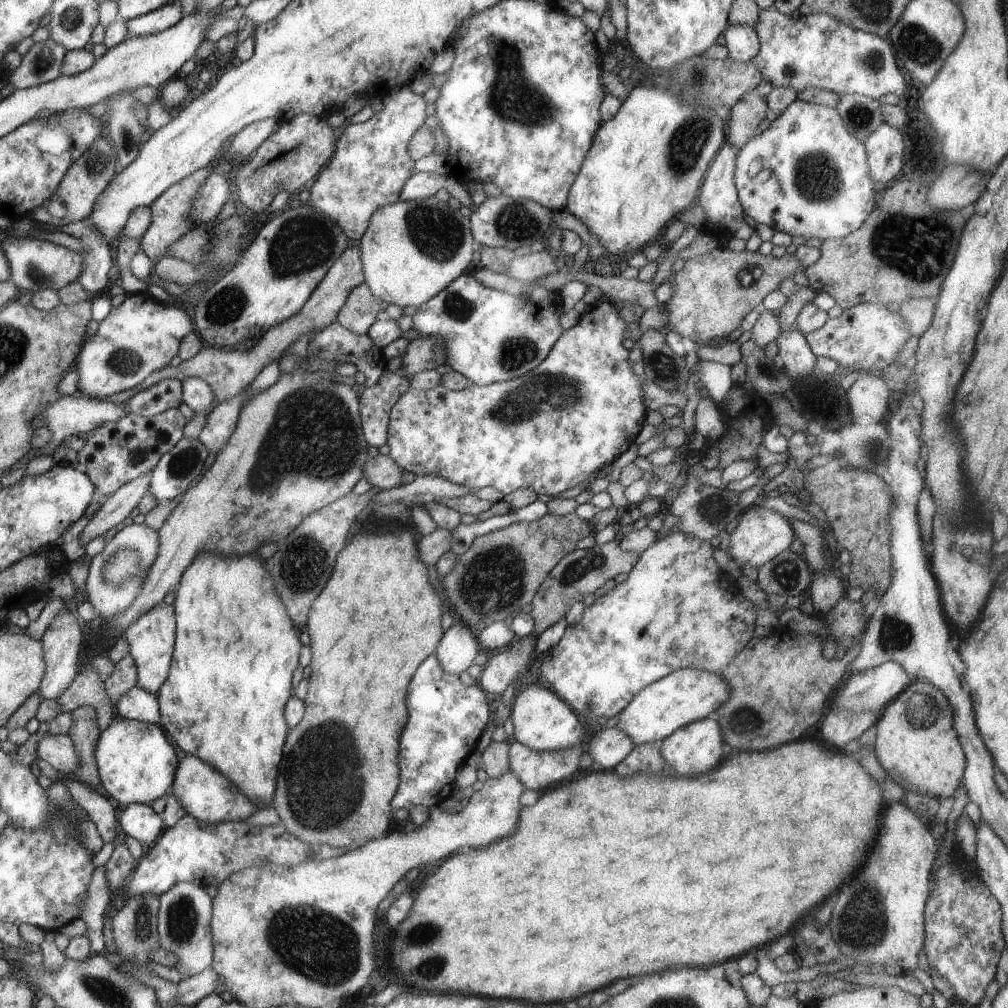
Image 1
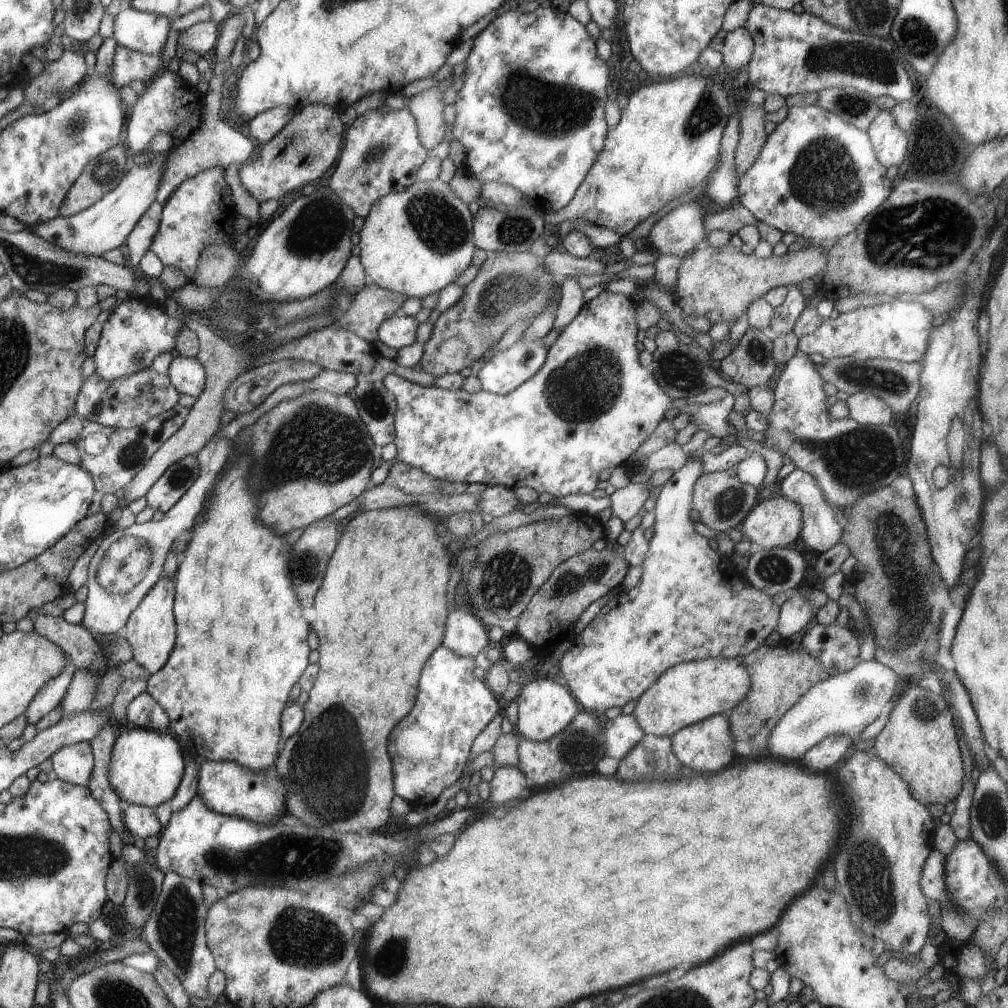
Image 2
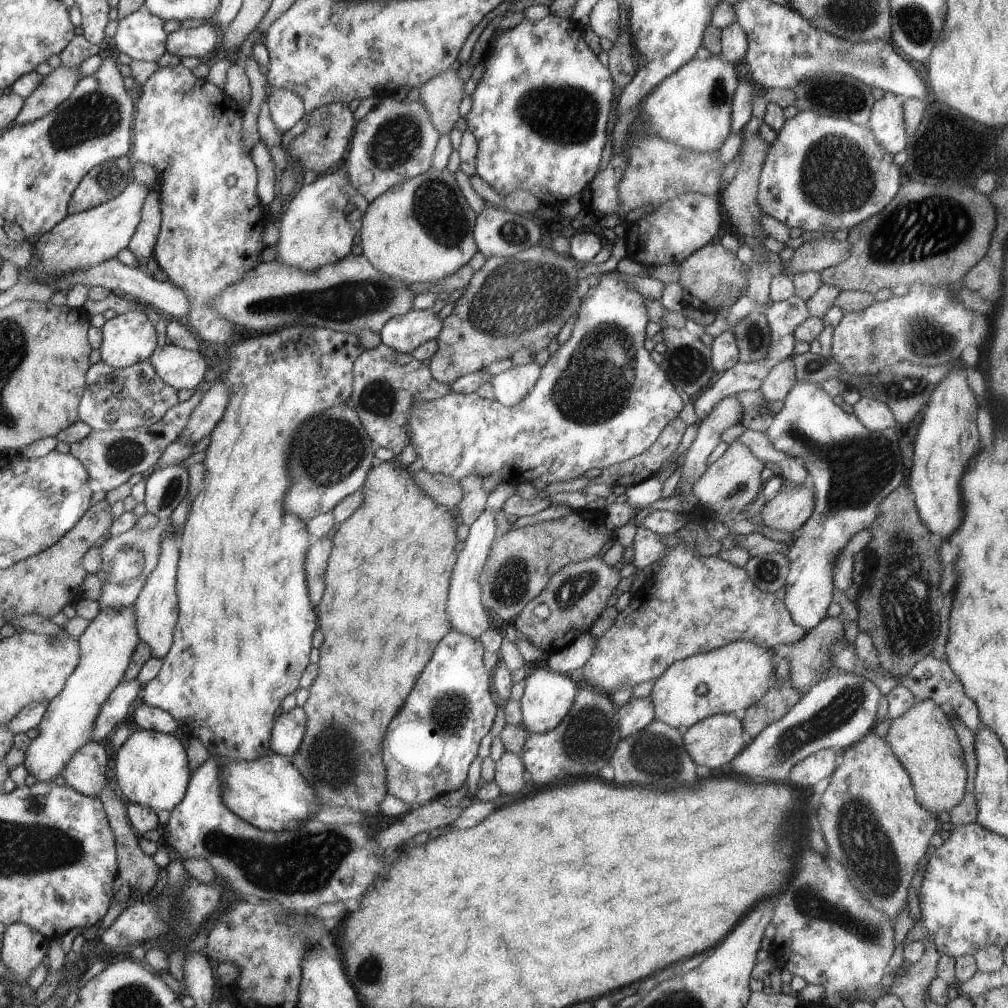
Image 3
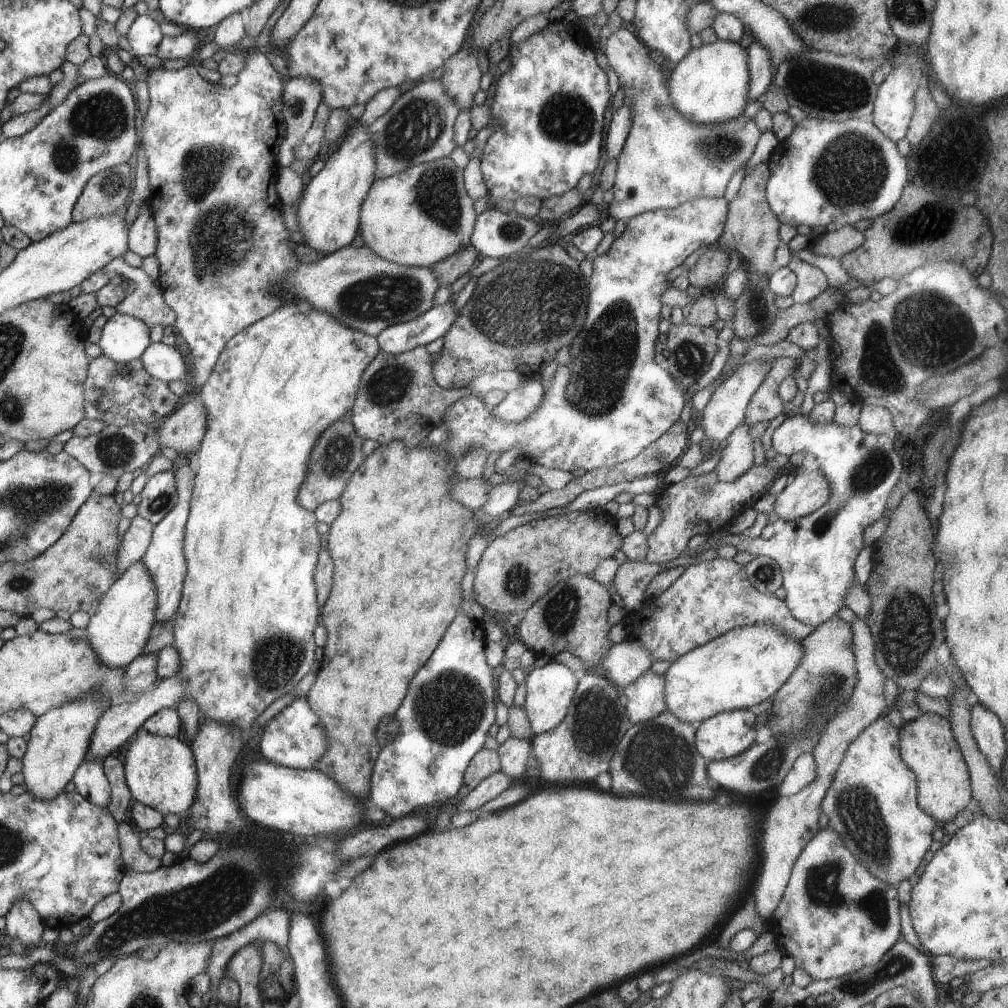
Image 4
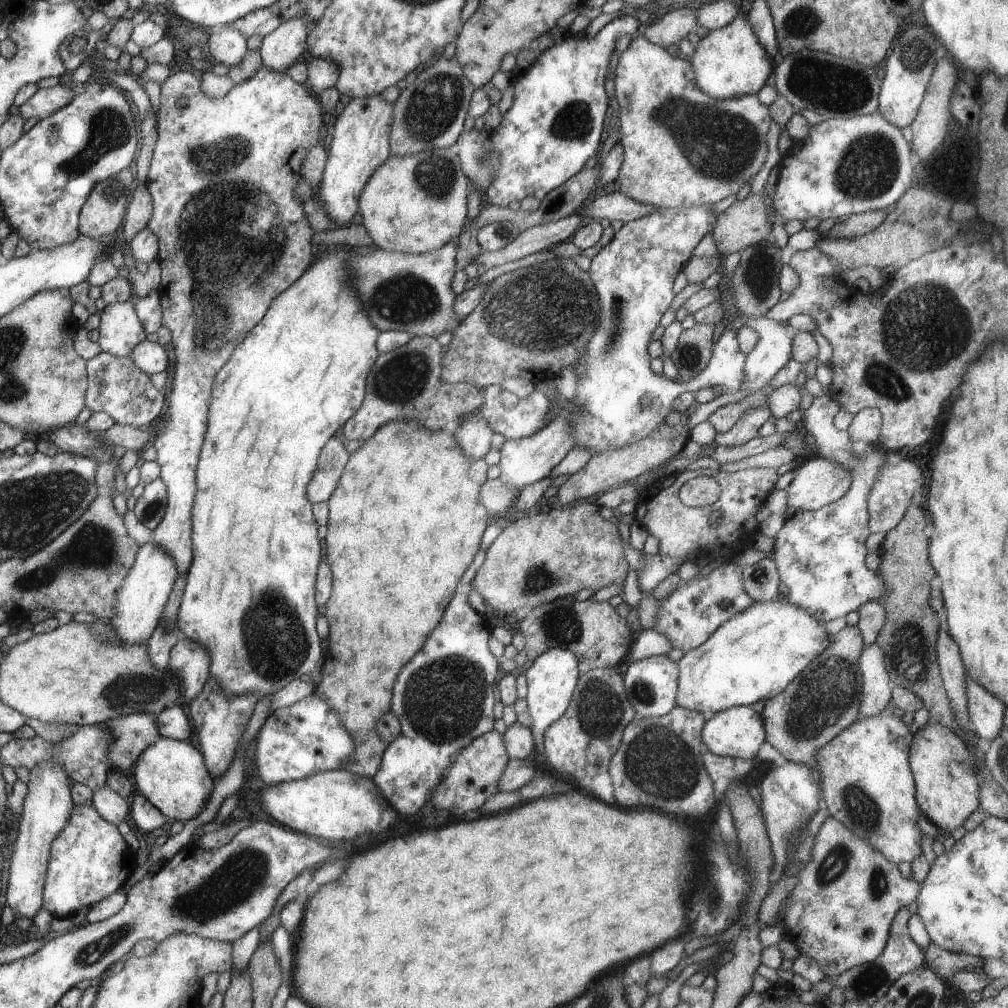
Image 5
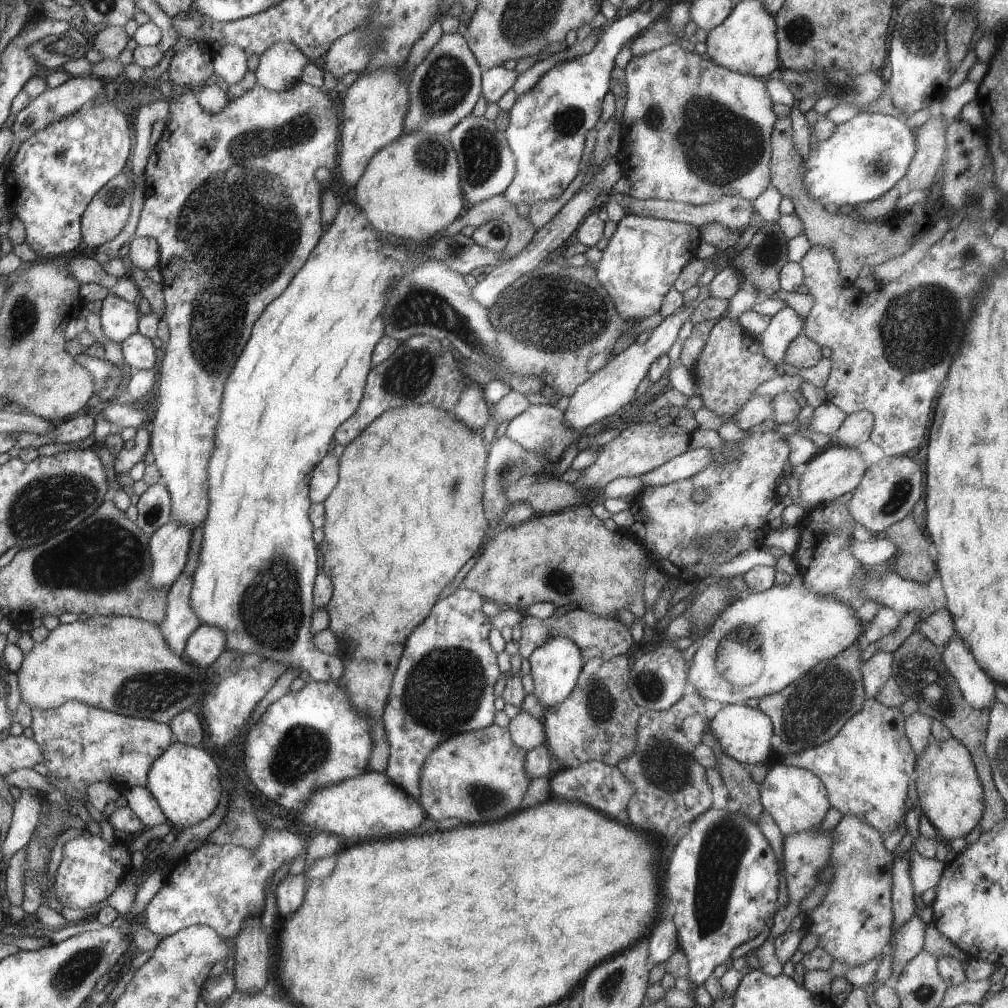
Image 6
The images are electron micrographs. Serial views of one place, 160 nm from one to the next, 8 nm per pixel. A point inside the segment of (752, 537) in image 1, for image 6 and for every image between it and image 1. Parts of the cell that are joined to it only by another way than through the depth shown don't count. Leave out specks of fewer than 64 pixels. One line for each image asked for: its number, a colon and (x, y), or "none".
2: (776, 522)
3: (788, 510)
4: (806, 492)
5: (819, 481)
6: (838, 469)

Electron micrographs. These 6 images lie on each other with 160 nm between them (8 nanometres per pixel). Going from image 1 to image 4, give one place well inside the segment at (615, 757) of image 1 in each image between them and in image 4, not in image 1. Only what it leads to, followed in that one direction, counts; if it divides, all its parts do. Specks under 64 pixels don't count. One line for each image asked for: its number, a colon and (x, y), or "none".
2: (621, 734)
3: (637, 713)
4: (644, 698)

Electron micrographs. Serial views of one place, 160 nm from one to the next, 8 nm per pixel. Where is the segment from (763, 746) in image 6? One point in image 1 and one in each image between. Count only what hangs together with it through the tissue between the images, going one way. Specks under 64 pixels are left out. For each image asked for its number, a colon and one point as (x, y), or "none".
1: (696, 748)
2: (707, 746)
3: (715, 741)
4: (725, 735)
5: (738, 732)

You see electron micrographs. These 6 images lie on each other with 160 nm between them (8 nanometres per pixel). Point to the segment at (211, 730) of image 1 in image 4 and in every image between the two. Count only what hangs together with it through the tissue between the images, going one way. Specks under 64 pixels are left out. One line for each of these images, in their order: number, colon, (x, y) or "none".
2: (241, 638)
3: (233, 661)
4: (244, 631)

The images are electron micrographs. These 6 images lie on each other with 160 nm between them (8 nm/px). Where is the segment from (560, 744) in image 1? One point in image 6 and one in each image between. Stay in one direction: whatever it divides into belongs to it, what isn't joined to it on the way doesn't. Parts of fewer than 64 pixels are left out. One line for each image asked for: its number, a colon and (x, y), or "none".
2: (545, 707)
3: (548, 698)
4: (551, 688)
5: (552, 678)
6: (555, 666)

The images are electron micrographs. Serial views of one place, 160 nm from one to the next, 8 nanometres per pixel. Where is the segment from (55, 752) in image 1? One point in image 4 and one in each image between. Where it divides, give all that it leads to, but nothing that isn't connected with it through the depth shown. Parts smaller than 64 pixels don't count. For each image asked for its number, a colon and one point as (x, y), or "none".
2: (74, 764)
3: (86, 771)
4: (90, 780)

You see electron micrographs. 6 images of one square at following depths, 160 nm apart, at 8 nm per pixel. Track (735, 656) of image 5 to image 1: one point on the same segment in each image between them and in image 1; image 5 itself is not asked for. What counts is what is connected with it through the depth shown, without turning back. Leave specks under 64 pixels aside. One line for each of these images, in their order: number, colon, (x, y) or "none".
1: (686, 696)
2: (689, 692)
3: (730, 679)
4: (746, 665)

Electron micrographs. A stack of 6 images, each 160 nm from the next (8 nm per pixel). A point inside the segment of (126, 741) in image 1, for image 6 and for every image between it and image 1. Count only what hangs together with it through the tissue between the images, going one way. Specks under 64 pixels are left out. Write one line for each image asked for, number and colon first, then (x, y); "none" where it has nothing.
2: (146, 768)
3: (152, 769)
4: (161, 773)
5: (170, 774)
6: (185, 780)

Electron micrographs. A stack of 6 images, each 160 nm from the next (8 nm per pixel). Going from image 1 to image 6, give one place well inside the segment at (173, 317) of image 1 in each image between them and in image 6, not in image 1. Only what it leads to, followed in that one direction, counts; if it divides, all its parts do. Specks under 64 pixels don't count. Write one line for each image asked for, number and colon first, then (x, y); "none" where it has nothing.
2: (138, 330)
3: (129, 338)
4: (124, 338)
5: (120, 331)
6: (120, 318)

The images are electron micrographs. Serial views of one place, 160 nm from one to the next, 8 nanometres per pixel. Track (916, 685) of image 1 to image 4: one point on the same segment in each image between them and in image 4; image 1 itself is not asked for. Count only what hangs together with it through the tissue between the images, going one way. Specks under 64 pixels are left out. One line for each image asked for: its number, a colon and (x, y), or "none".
2: (919, 742)
3: (923, 739)
4: (927, 745)

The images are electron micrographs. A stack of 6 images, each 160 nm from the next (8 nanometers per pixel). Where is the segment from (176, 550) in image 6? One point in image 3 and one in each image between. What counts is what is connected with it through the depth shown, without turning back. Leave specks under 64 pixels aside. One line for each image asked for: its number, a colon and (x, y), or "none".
3: (107, 646)
4: (119, 630)
5: (141, 602)

